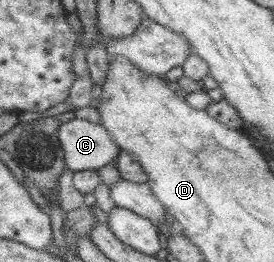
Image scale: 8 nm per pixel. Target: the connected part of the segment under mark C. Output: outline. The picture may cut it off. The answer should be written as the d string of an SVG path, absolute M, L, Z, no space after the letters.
M74 118L56 130L64 150L66 168L75 171L96 170L116 161L119 148L100 124Z

